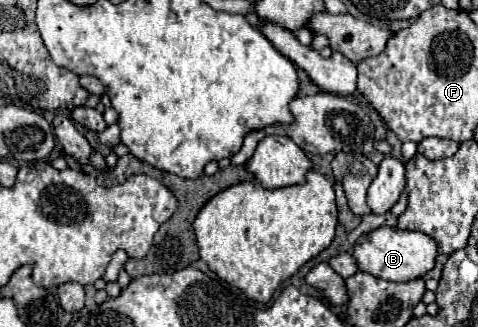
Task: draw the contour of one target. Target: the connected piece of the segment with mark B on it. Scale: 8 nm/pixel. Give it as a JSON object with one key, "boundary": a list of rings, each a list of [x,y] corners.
{"boundary":[[[388,226],[376,228],[360,236],[352,248],[352,256],[358,264],[358,270],[390,282],[408,282],[424,276],[428,270],[434,268],[436,254],[436,242],[430,236],[424,236],[422,232],[402,232]]]}

